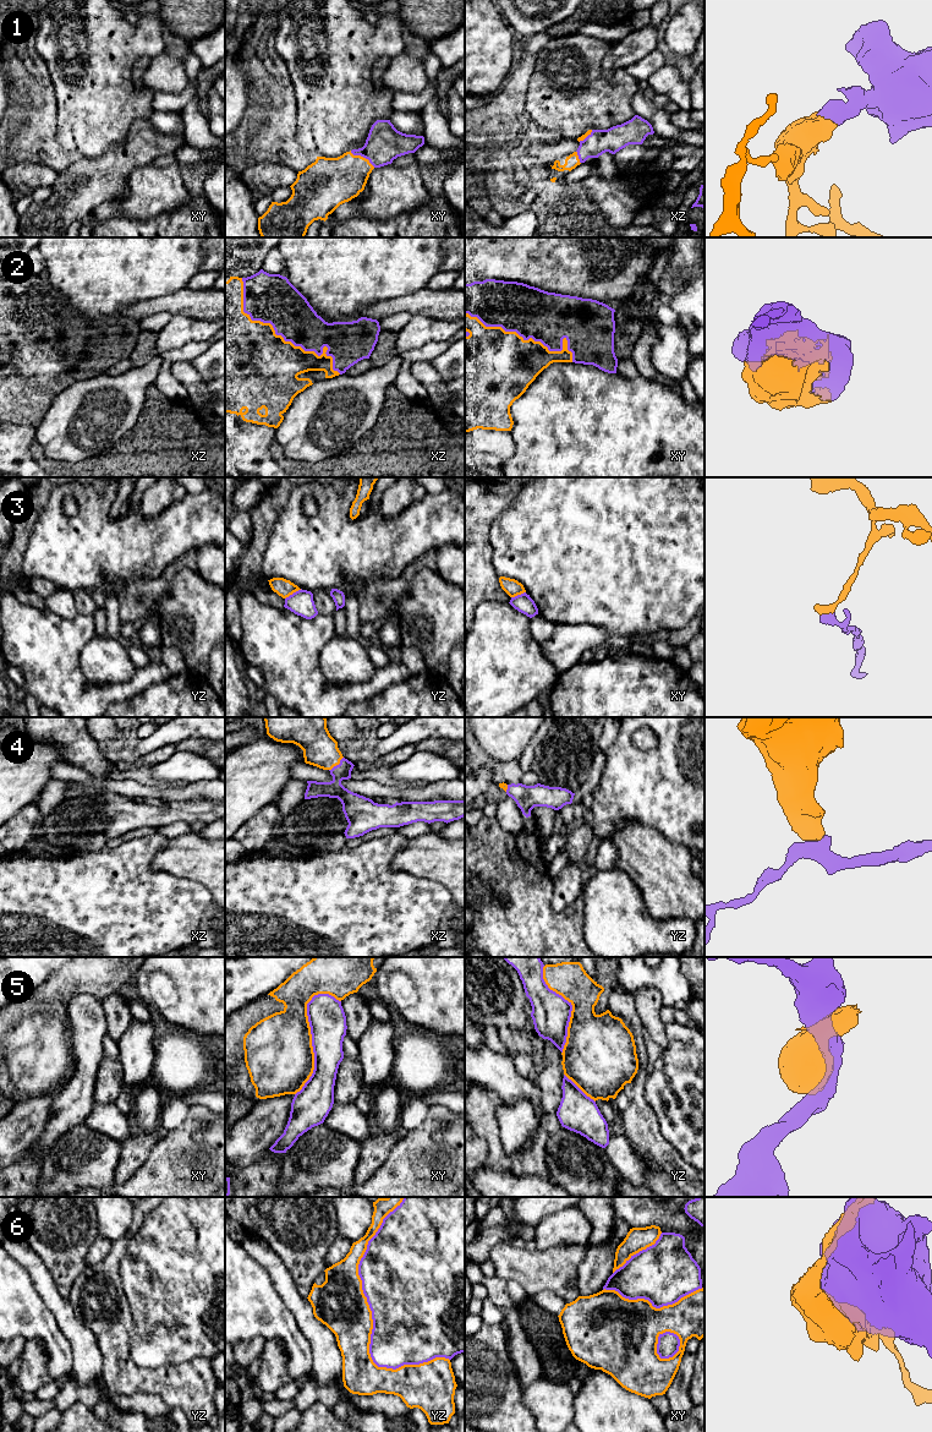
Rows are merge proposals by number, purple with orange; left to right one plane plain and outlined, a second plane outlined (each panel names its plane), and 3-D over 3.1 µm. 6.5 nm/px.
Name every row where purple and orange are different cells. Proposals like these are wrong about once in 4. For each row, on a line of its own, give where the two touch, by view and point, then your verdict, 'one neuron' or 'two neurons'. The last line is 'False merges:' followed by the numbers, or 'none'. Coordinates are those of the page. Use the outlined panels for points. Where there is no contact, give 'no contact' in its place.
1: contact xy (362, 156); one neuron
2: contact xz (279, 334); one neuron
3: contact yz (294, 592); two neurons
4: contact xz (336, 765); one neuron
5: contact xy (312, 1038); two neurons
6: contact yz (362, 1289); two neurons
False merges: 3, 5, 6

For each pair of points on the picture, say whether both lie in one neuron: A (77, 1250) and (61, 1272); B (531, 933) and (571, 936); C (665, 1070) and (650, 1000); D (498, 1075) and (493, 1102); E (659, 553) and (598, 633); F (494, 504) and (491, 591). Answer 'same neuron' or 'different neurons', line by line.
A: same neuron
B: same neuron
C: different neurons
D: different neurons
E: different neurons
F: same neuron

